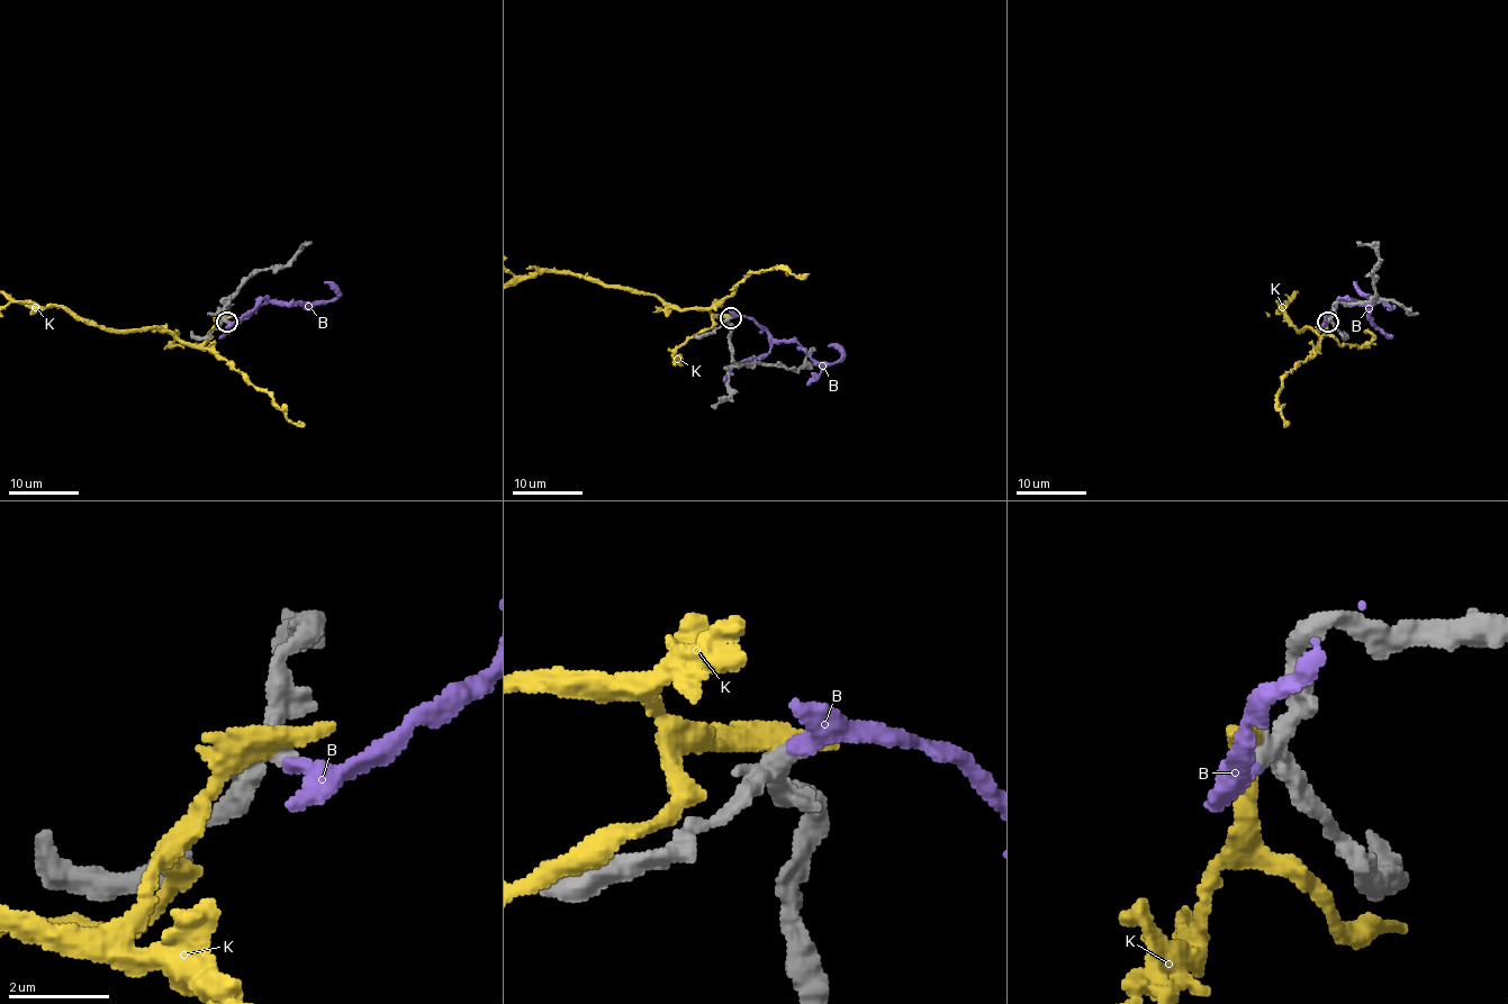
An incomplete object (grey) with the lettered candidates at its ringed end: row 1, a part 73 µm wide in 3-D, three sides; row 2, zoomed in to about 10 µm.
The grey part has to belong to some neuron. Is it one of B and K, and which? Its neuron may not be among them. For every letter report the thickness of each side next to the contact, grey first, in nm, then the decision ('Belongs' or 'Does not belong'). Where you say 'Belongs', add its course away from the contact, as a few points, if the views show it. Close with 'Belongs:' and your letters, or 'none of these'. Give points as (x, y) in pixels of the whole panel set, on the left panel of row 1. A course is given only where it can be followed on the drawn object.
B: Thickness 360 nm (grey) against 320 nm. Belongs. Its course: (226, 320), (236, 322), (261, 299), (309, 305), (332, 301), (337, 294), (324, 281)
K: Thickness 420 nm (grey) against 550 nm. Does not belong
Belongs: B

